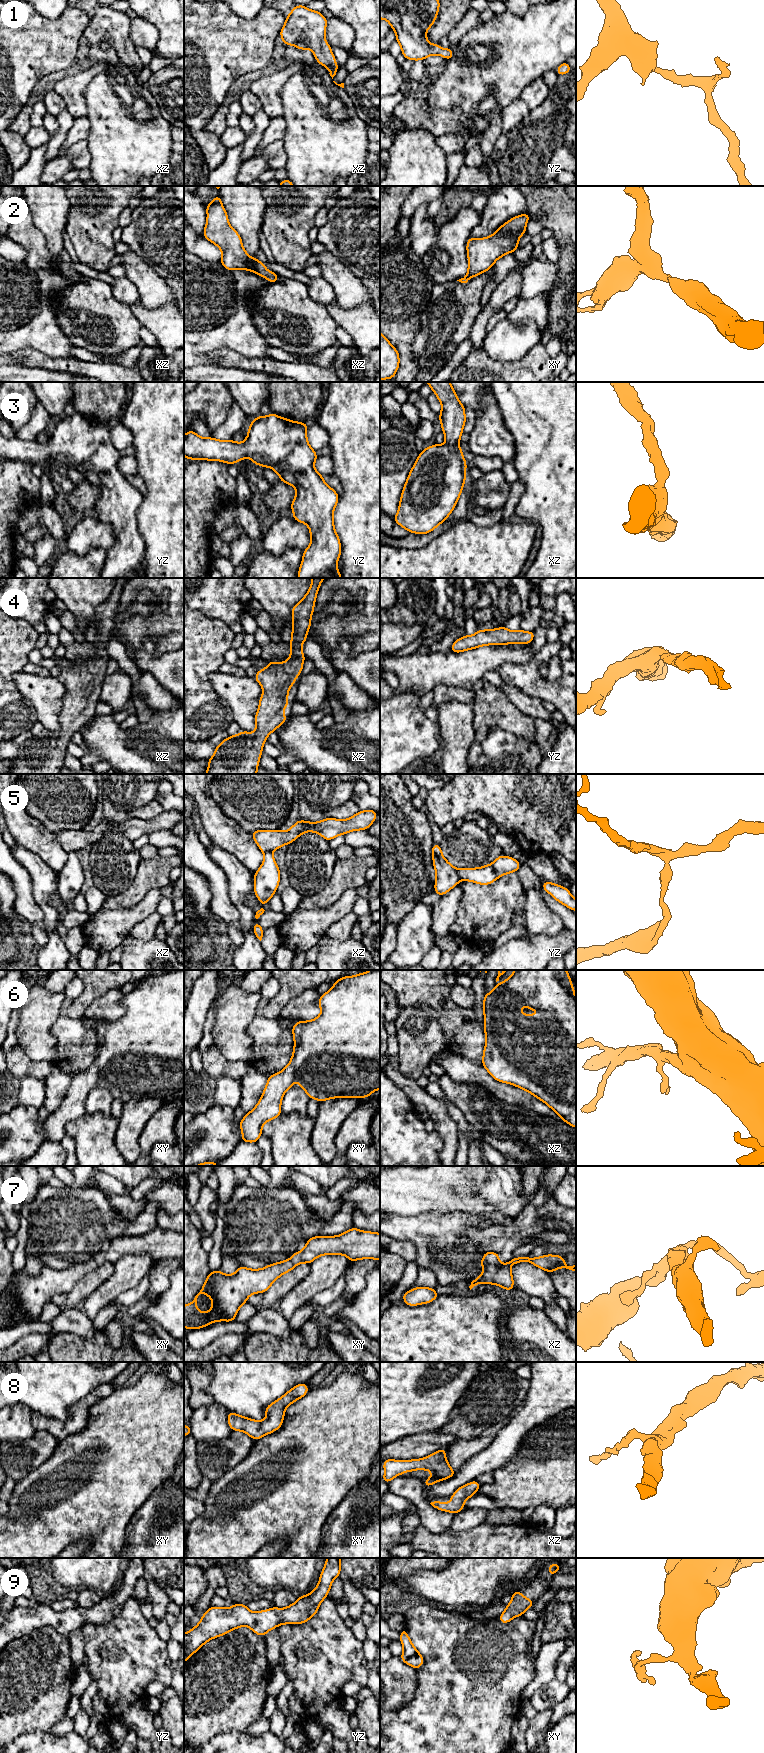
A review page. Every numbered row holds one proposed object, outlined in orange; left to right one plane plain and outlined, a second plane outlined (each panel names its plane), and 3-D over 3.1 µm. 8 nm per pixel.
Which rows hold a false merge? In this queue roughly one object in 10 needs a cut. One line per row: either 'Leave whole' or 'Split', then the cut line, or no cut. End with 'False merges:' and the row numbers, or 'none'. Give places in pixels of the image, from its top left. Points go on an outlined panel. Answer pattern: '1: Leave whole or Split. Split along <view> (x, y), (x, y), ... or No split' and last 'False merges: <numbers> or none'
1: Leave whole. No split
2: Leave whole. No split
3: Leave whole. No split
4: Leave whole. No split
5: Split. Split along yz (458, 869), (460, 878)
6: Leave whole. No split
7: Leave whole. No split
8: Leave whole. No split
9: Leave whole. No split
False merges: 5

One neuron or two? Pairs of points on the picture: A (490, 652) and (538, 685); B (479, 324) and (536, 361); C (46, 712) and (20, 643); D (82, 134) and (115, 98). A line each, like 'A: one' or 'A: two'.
A: two
B: two
C: two
D: two

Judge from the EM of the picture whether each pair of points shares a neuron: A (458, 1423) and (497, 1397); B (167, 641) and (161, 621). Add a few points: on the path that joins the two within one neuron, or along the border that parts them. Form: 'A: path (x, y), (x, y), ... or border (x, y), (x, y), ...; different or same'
A: path (468, 1419), (487, 1400); same
B: path (167, 636), (166, 626); same

